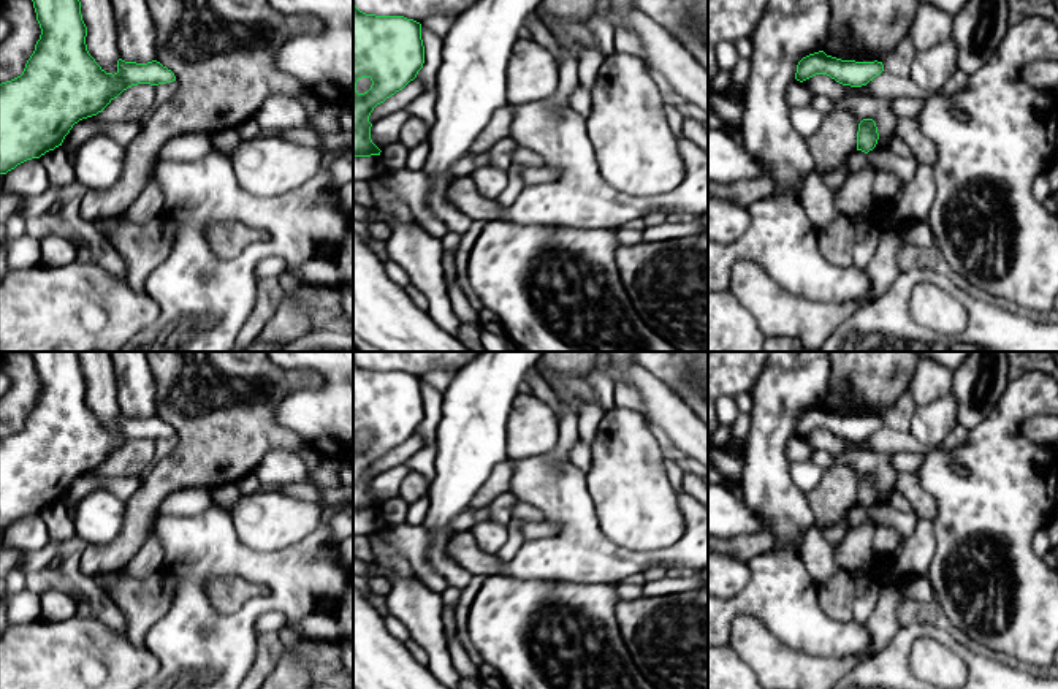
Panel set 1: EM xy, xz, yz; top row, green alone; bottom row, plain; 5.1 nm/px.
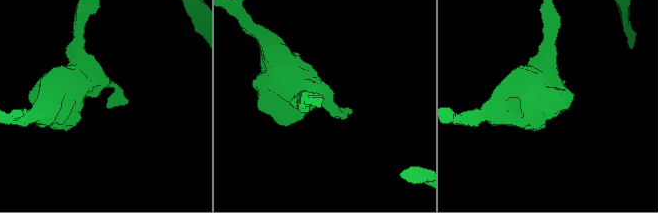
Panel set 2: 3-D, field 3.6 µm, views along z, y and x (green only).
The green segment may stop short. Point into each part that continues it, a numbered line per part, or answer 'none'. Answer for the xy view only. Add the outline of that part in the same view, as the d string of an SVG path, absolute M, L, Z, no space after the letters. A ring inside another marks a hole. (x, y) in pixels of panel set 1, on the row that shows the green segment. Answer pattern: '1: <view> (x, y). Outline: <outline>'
none

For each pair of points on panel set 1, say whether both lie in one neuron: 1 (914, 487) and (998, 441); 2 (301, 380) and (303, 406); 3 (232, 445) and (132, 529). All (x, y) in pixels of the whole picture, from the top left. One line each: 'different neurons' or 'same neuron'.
1: different neurons
2: different neurons
3: same neuron

